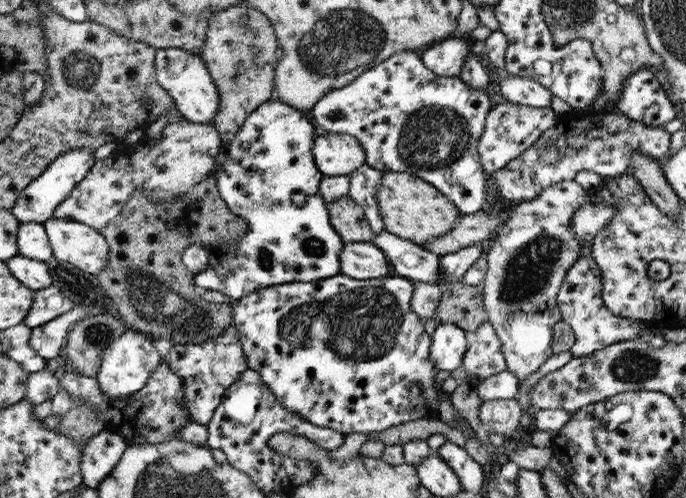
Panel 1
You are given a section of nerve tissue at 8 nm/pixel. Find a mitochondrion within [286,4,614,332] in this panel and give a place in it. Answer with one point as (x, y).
(341, 43)

